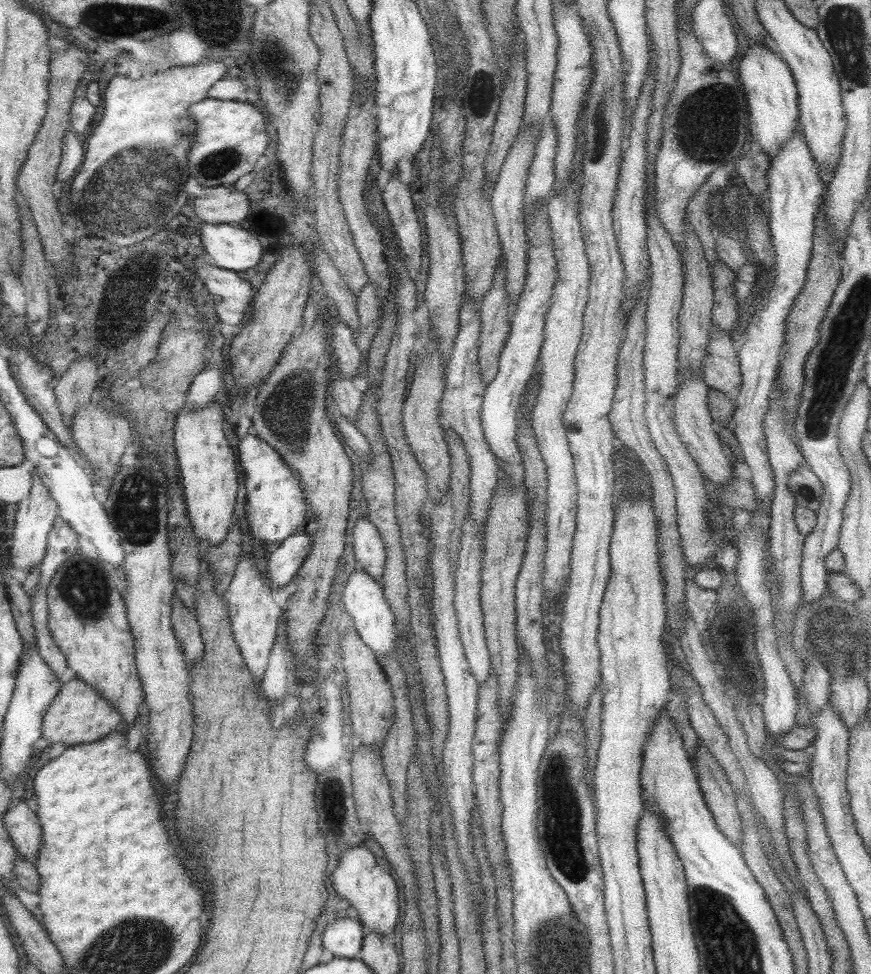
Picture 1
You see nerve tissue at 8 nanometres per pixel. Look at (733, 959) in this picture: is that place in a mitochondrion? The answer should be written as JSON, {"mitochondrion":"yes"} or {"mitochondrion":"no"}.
{"mitochondrion":"yes"}

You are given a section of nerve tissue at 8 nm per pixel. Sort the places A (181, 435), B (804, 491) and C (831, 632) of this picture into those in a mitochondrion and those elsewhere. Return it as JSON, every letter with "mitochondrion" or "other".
{"A":"other","B":"mitochondrion","C":"mitochondrion"}

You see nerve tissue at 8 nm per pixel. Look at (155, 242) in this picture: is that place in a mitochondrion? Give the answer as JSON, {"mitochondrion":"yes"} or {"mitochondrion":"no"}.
{"mitochondrion":"yes"}

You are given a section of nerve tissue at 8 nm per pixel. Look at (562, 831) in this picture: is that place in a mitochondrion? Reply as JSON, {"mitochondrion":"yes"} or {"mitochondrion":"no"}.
{"mitochondrion":"yes"}

